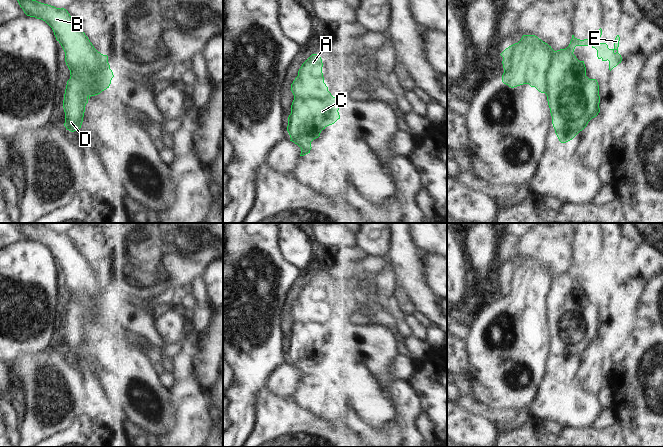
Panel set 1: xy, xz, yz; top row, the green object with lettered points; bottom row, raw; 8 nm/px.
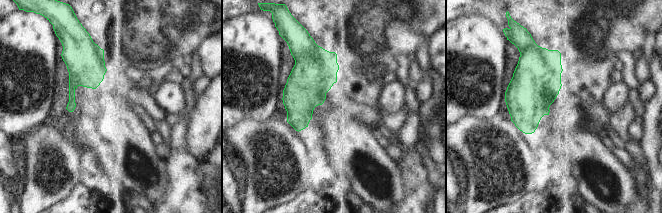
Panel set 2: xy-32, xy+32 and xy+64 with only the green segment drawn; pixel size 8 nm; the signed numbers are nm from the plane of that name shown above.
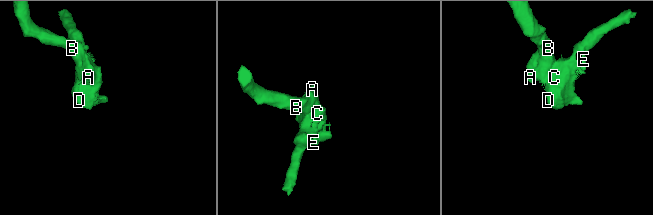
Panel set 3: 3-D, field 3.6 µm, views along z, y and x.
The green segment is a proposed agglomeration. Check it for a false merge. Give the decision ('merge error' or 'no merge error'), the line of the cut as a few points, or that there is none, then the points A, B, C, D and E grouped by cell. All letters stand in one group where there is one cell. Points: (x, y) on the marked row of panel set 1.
merge error; cut yz (554, 51), (546, 75), (547, 97); groups A B / C D E

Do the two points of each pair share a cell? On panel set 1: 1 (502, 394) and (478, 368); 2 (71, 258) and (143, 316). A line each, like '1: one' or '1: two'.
1: one
2: two

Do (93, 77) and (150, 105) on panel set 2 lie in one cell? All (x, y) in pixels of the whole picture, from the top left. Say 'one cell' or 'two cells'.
two cells

